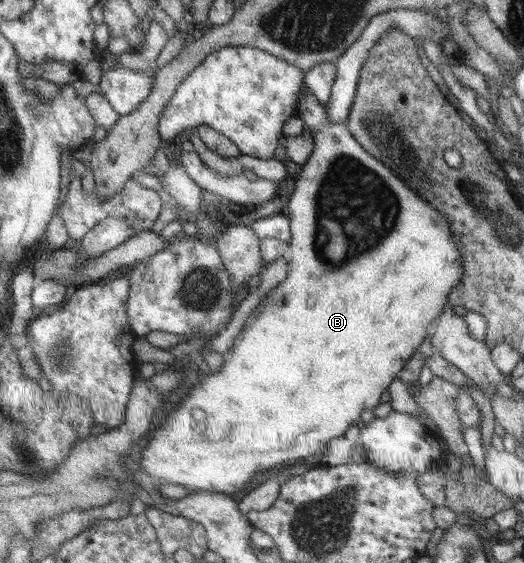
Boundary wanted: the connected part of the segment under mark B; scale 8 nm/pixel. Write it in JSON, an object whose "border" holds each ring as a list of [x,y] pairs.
{"border":[[[304,86],[301,88],[299,100],[299,116],[305,124],[307,131],[312,133],[314,148],[311,156],[304,162],[295,182],[295,190],[287,202],[287,218],[290,220],[291,240],[283,257],[287,259],[287,276],[285,280],[273,287],[261,299],[259,305],[251,313],[240,335],[233,344],[231,356],[224,361],[219,372],[212,372],[209,376],[201,376],[197,384],[193,384],[190,394],[181,402],[178,408],[170,410],[169,414],[161,418],[161,428],[149,436],[147,446],[137,460],[137,468],[159,484],[179,484],[193,490],[207,490],[212,493],[223,493],[239,497],[245,492],[248,482],[257,480],[257,474],[268,474],[280,466],[292,466],[299,458],[309,458],[313,454],[321,454],[332,438],[343,436],[349,426],[355,425],[361,417],[363,410],[374,410],[381,402],[383,390],[392,385],[392,381],[399,378],[395,372],[406,367],[408,361],[419,344],[427,338],[429,324],[444,314],[448,306],[449,296],[453,287],[464,278],[464,262],[461,250],[453,246],[454,231],[447,226],[445,218],[425,200],[421,200],[401,178],[397,178],[381,160],[369,153],[350,134],[348,127],[343,123],[333,123],[325,111],[325,107],[317,96]]]}

